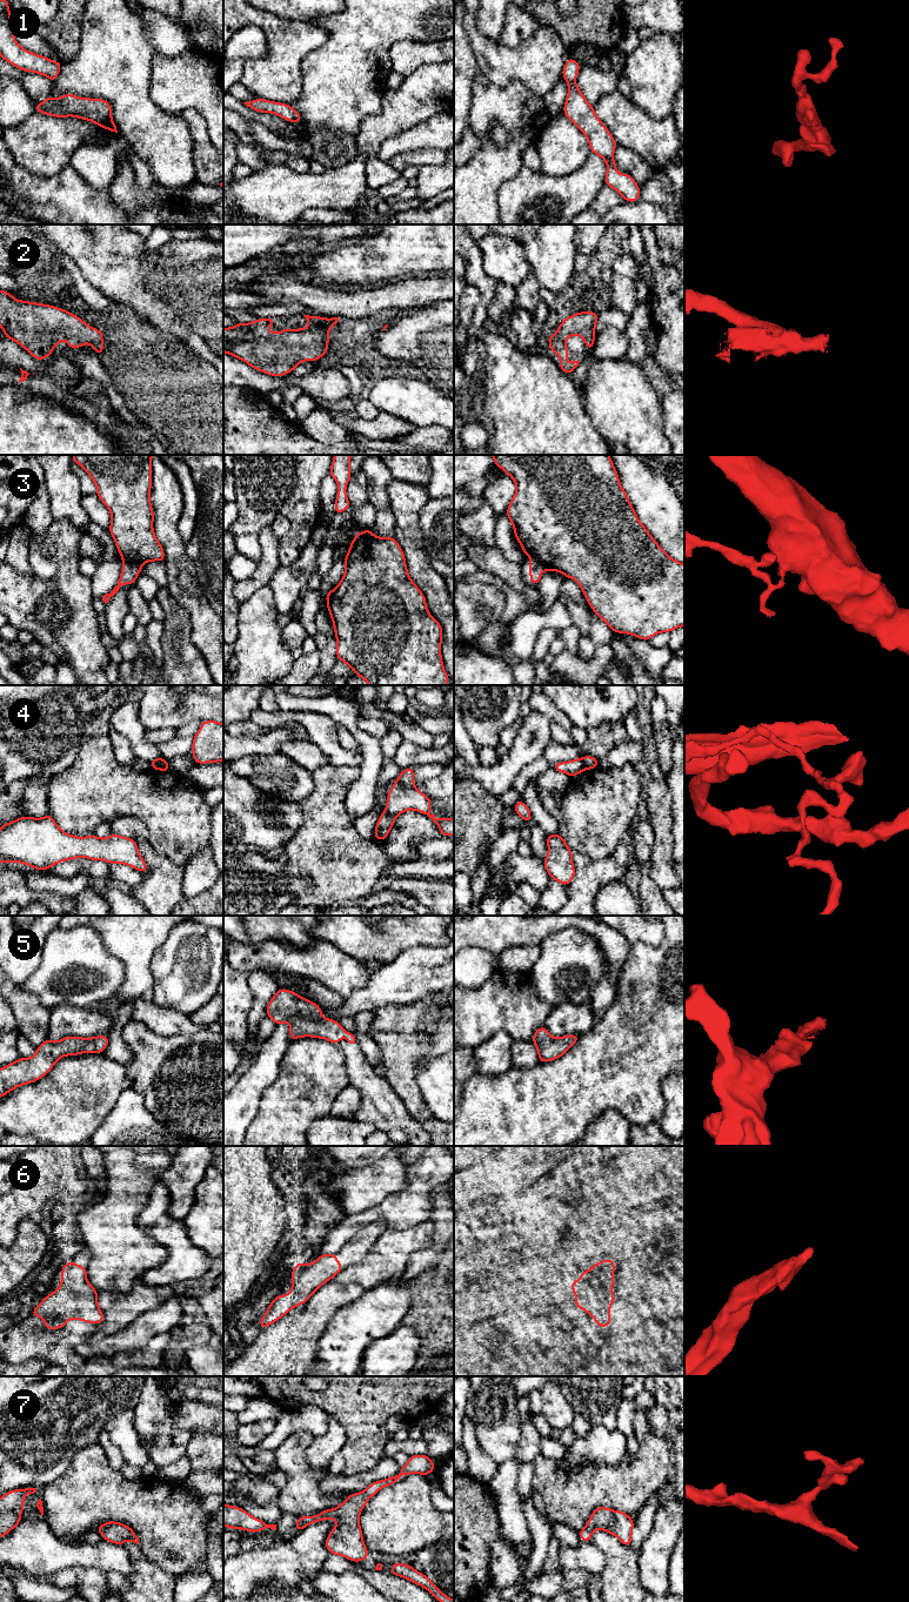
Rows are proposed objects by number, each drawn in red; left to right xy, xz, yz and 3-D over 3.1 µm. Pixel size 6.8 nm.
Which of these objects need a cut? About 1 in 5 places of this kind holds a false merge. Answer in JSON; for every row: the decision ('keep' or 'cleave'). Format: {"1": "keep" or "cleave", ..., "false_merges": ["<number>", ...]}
{"1": "keep", "2": "keep", "3": "cleave", "4": "cleave", "5": "keep", "6": "keep", "7": "keep", "false_merges": ["3", "4"]}

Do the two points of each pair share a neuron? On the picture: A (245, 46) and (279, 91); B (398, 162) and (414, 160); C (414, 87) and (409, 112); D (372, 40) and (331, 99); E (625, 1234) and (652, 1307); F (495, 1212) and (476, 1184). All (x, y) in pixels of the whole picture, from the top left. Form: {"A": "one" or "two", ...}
{"A": "two", "B": "one", "C": "one", "D": "one", "E": "one", "F": "two"}

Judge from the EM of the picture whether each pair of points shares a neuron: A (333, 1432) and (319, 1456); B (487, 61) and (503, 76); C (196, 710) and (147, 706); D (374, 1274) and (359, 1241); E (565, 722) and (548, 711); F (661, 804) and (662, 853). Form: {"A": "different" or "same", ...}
{"A": "same", "B": "same", "C": "same", "D": "different", "E": "same", "F": "same"}

